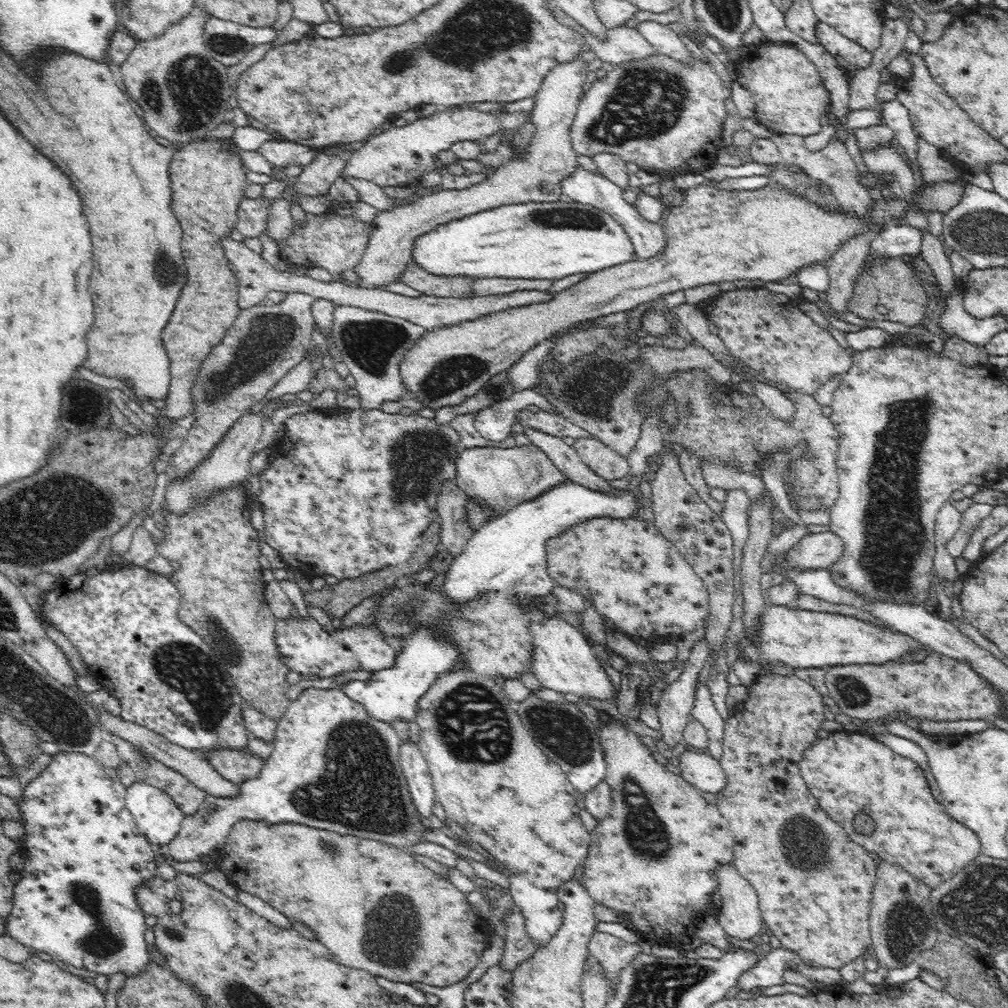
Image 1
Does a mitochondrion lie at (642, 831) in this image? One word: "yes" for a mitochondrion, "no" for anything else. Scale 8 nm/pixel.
yes

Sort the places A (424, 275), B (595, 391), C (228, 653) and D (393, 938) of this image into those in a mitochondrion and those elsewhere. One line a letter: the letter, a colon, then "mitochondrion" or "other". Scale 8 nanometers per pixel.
A: other
B: mitochondrion
C: mitochondrion
D: mitochondrion

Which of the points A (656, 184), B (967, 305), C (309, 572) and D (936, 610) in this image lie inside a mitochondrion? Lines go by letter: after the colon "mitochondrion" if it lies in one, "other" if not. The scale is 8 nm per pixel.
A: other
B: other
C: other
D: other

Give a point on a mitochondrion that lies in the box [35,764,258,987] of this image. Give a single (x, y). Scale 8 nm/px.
(101, 941)

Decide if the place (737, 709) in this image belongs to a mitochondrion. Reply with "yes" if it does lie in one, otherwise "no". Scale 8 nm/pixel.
no

